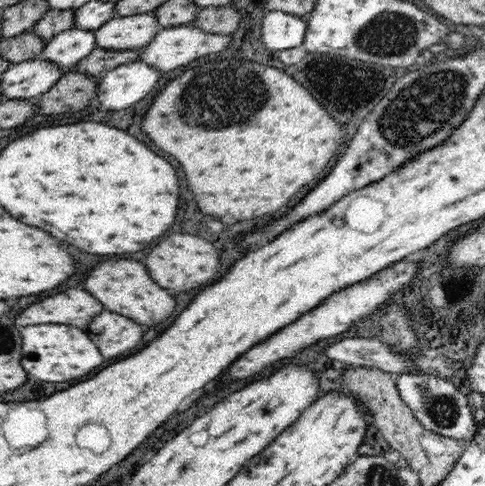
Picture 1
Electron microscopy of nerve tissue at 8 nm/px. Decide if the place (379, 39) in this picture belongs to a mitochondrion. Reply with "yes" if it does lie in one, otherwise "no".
yes

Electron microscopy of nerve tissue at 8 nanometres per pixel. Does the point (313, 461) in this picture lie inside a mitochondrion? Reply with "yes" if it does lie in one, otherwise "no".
no

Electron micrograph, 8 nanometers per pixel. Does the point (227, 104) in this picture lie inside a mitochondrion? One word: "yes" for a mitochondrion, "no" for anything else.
yes

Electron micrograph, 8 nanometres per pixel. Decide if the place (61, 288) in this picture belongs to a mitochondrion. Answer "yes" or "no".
no

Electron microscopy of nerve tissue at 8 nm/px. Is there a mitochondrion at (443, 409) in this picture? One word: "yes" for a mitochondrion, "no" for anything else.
yes

